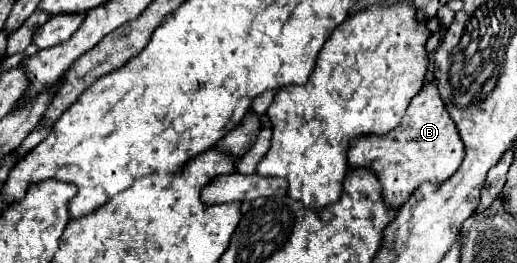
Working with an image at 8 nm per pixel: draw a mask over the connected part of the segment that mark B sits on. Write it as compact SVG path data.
M434 83L424 85L424 89L412 99L402 125L384 135L358 137L348 149L350 169L374 171L382 185L382 197L390 209L402 207L422 183L440 185L448 181L460 167L462 159L464 145L452 125L452 119L448 117L448 111L444 109L444 103L440 101Z

